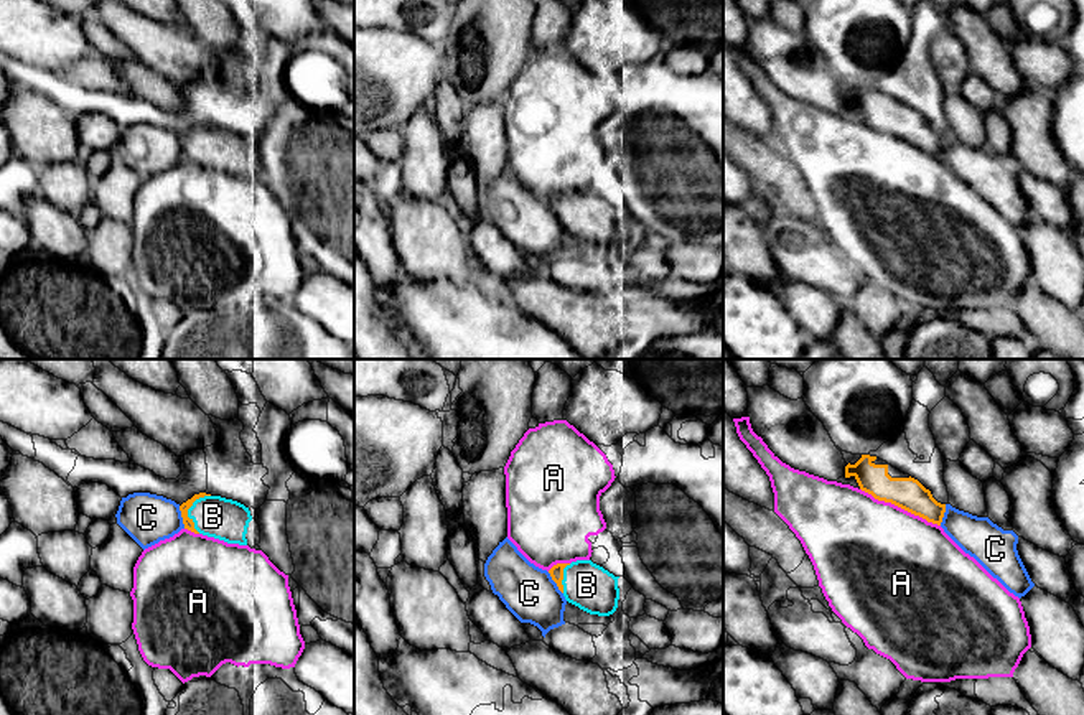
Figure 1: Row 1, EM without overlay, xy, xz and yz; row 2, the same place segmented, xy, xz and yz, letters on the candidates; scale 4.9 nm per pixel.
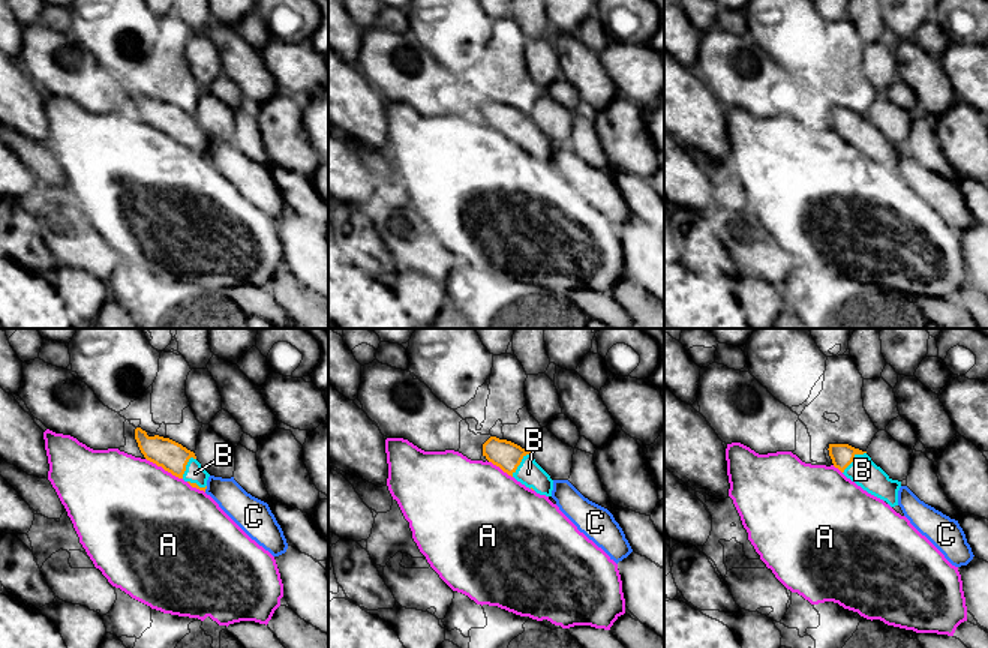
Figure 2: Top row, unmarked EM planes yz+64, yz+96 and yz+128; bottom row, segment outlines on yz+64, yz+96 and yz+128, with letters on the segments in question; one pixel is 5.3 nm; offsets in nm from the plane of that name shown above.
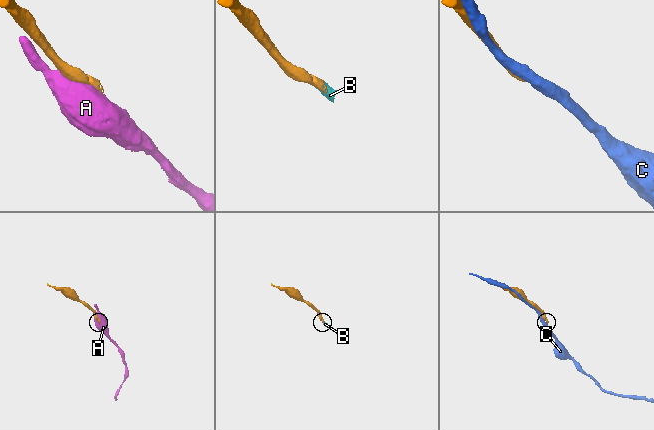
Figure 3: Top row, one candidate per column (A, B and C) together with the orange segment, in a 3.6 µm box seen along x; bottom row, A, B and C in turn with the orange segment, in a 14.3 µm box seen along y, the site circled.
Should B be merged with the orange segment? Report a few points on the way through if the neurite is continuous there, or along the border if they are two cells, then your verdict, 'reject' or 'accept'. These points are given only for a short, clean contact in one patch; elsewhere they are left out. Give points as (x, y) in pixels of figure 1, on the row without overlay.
way xy (188, 154), (188, 139), (200, 145), (213, 147); accept

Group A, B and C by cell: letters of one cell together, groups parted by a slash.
A / B / C

